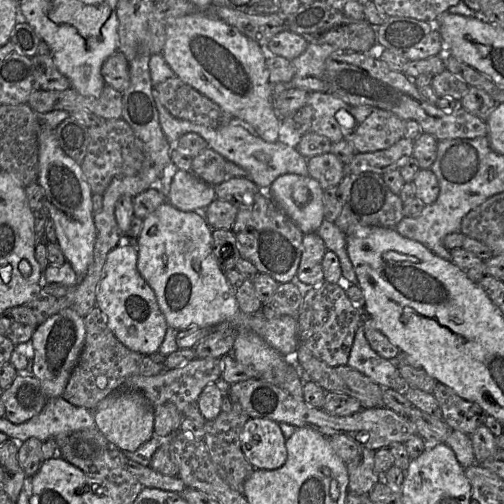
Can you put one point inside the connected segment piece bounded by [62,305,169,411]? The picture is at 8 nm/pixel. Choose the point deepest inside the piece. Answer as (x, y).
(105, 364)

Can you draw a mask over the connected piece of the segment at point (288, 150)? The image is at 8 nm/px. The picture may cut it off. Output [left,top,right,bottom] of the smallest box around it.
[153,88,309,196]

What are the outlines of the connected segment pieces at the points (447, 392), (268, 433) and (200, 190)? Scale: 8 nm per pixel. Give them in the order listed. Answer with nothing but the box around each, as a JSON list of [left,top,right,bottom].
[[432,383,486,435],[240,417,287,470],[167,169,216,212]]

